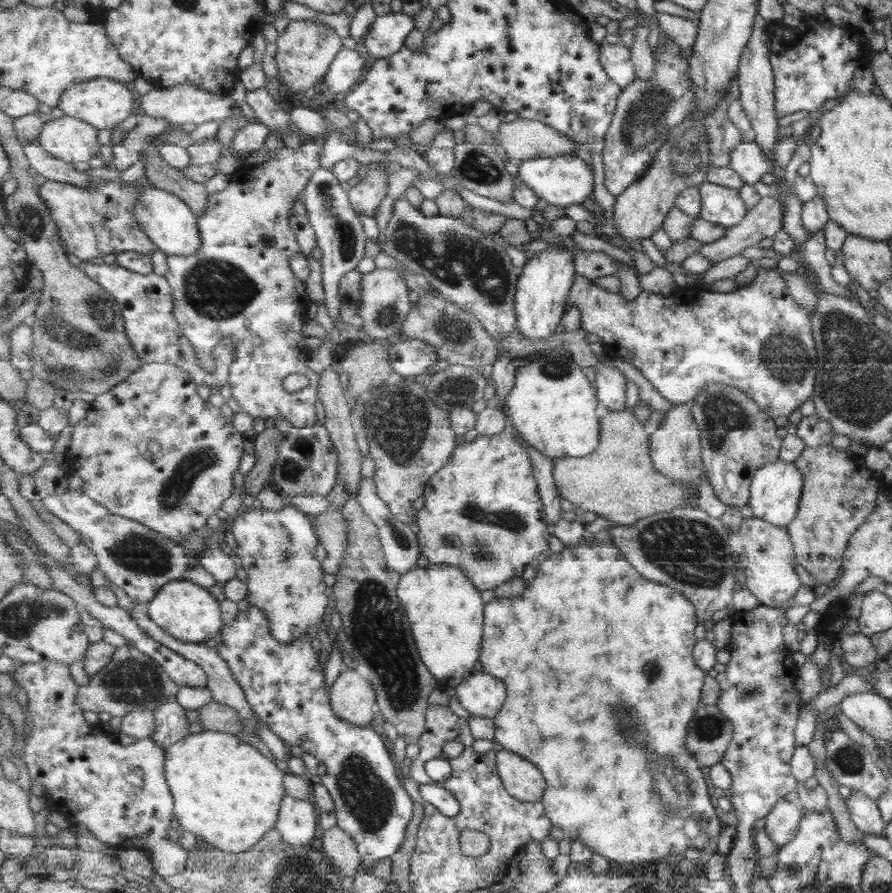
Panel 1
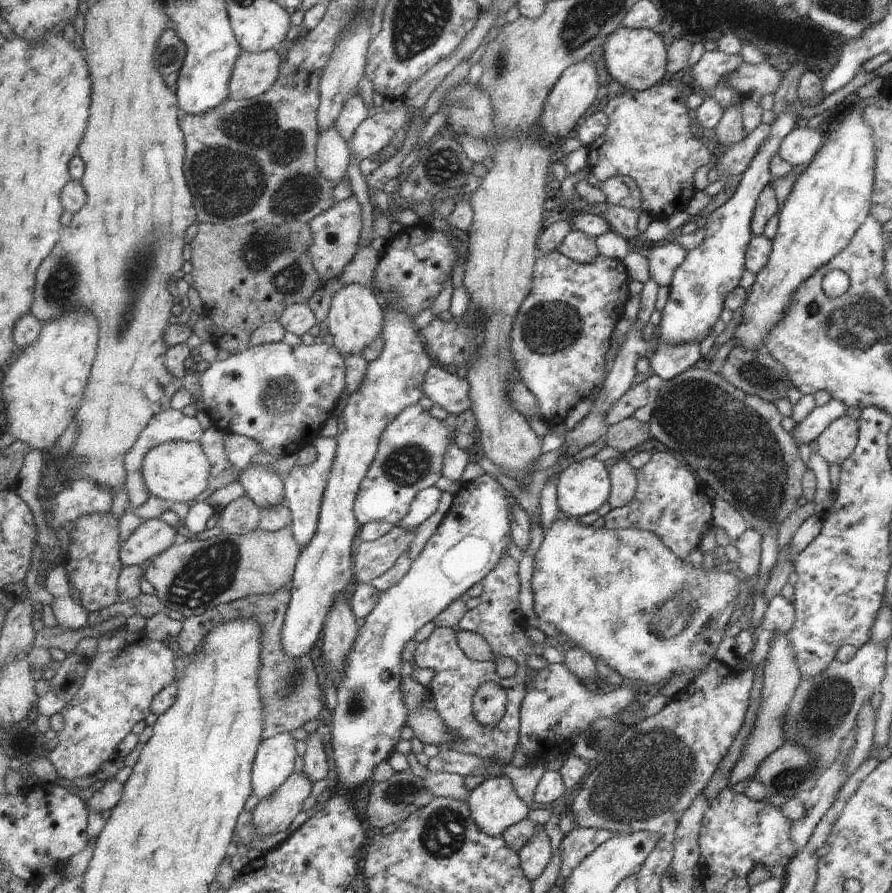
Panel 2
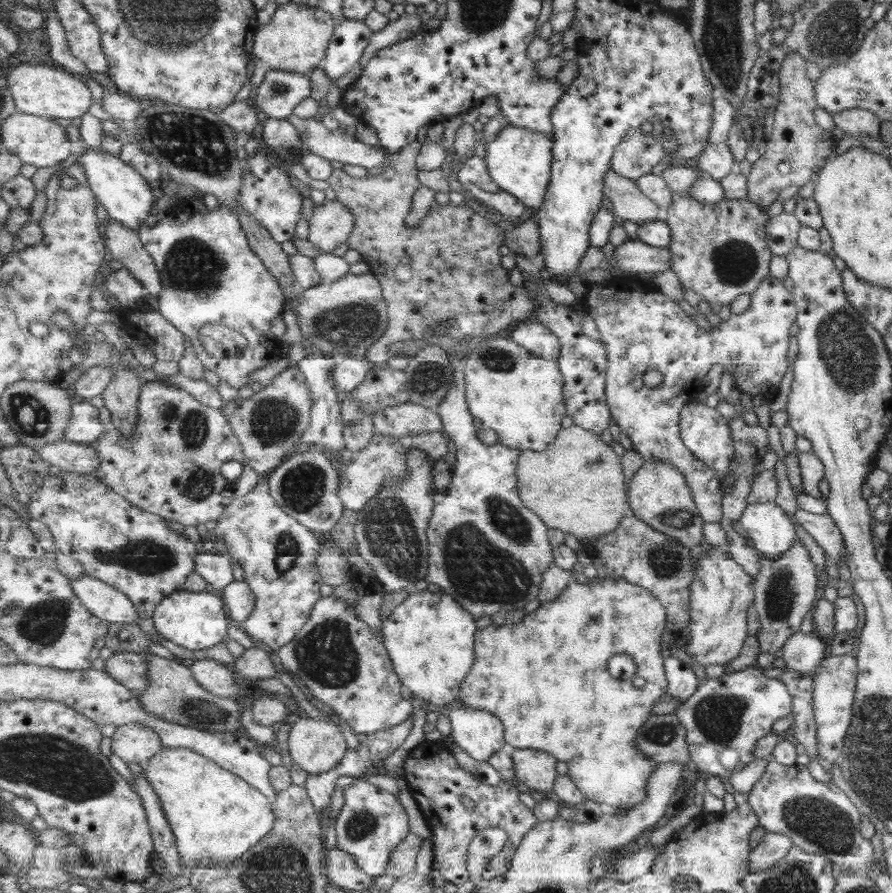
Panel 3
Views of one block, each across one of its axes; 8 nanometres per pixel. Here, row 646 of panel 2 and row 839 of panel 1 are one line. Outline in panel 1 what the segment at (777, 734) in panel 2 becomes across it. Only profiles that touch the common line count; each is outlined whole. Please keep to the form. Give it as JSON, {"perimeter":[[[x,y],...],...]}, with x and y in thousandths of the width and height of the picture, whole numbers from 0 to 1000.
{"perimeter":[[[873,895],[855,915],[858,920],[854,931],[867,945],[878,947],[893,932],[898,913],[898,907],[891,898],[885,899],[880,895]]]}

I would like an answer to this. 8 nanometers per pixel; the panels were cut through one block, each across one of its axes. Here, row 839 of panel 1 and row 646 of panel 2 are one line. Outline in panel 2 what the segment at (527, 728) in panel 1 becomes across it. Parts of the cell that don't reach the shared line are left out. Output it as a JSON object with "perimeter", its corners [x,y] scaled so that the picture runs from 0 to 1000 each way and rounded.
{"perimeter":[[[628,577],[613,594],[610,605],[599,624],[599,638],[595,648],[595,660],[599,666],[598,682],[604,693],[624,701],[624,705],[636,714],[640,725],[649,723],[659,728],[667,739],[674,739],[691,750],[695,756],[705,761],[722,763],[722,766],[743,766],[752,759],[766,757],[772,765],[781,759],[781,755],[788,753],[794,741],[802,737],[804,723],[807,722],[811,708],[815,705],[815,698],[824,679],[824,667],[828,661],[827,648],[816,641],[804,641],[800,636],[790,641],[786,633],[777,634],[774,627],[763,627],[754,620],[746,607],[741,607],[738,598],[716,592],[680,594],[680,590],[665,591],[665,589],[651,587],[648,581]]]}

